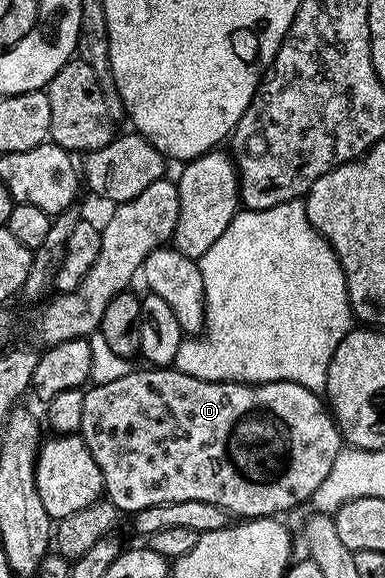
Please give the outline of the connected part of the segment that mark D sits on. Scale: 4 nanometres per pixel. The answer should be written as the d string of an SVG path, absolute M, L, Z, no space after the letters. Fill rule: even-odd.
M176 367L144 368L134 368L127 375L123 375L123 379L115 379L111 383L86 388L83 399L83 423L79 435L84 439L87 451L91 451L91 459L95 459L99 467L105 484L104 496L122 514L132 515L147 507L155 507L159 503L187 503L188 500L195 500L199 503L215 503L215 507L225 510L226 513L237 519L285 515L281 513L303 504L304 501L306 504L312 498L319 483L327 479L327 471L331 471L331 463L335 463L337 456L343 452L341 431L333 419L328 404L314 390L303 387L299 383L294 381L267 381L264 383L204 381L181 373Z

